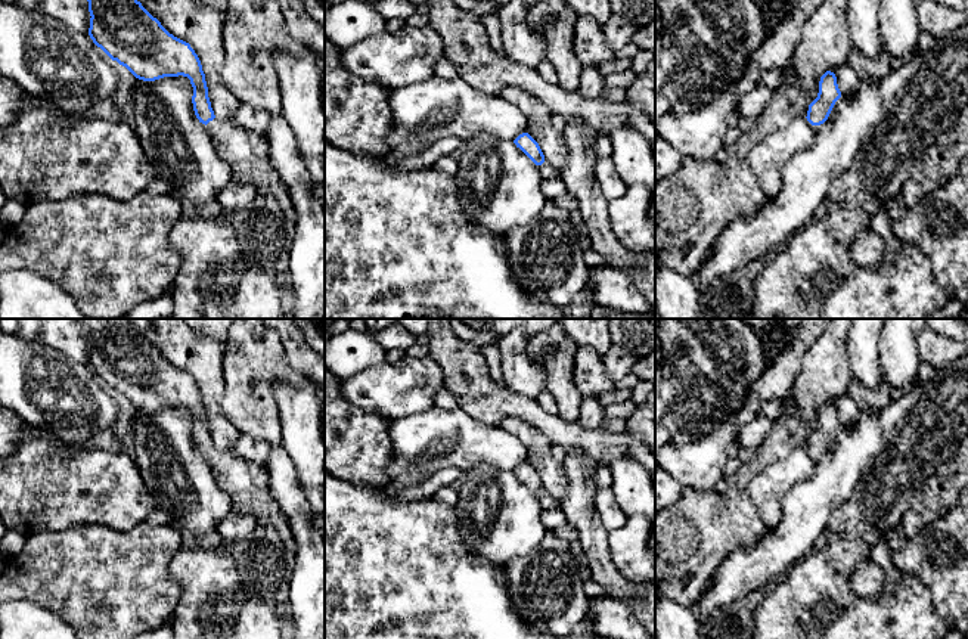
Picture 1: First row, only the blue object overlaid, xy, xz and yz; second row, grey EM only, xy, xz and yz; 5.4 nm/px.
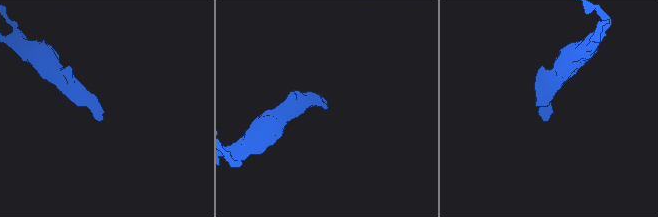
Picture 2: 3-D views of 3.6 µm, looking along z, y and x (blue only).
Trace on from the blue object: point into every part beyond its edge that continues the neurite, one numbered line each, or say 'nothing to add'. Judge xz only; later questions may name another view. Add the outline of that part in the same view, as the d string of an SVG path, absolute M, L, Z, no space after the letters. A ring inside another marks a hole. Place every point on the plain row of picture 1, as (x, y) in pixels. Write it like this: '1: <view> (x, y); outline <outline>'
1: xz (546, 501); outline M546 490L542 496L537 496L537 499L543 509L552 511L561 508L561 503L555 500Z

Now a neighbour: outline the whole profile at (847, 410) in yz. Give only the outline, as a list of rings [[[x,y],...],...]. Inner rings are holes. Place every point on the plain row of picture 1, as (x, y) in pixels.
[[[848,393],[843,394],[837,401],[837,415],[843,426],[851,428],[860,413],[857,404]]]

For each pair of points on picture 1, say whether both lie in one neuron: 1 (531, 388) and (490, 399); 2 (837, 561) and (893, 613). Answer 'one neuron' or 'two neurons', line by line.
1: two neurons
2: one neuron

